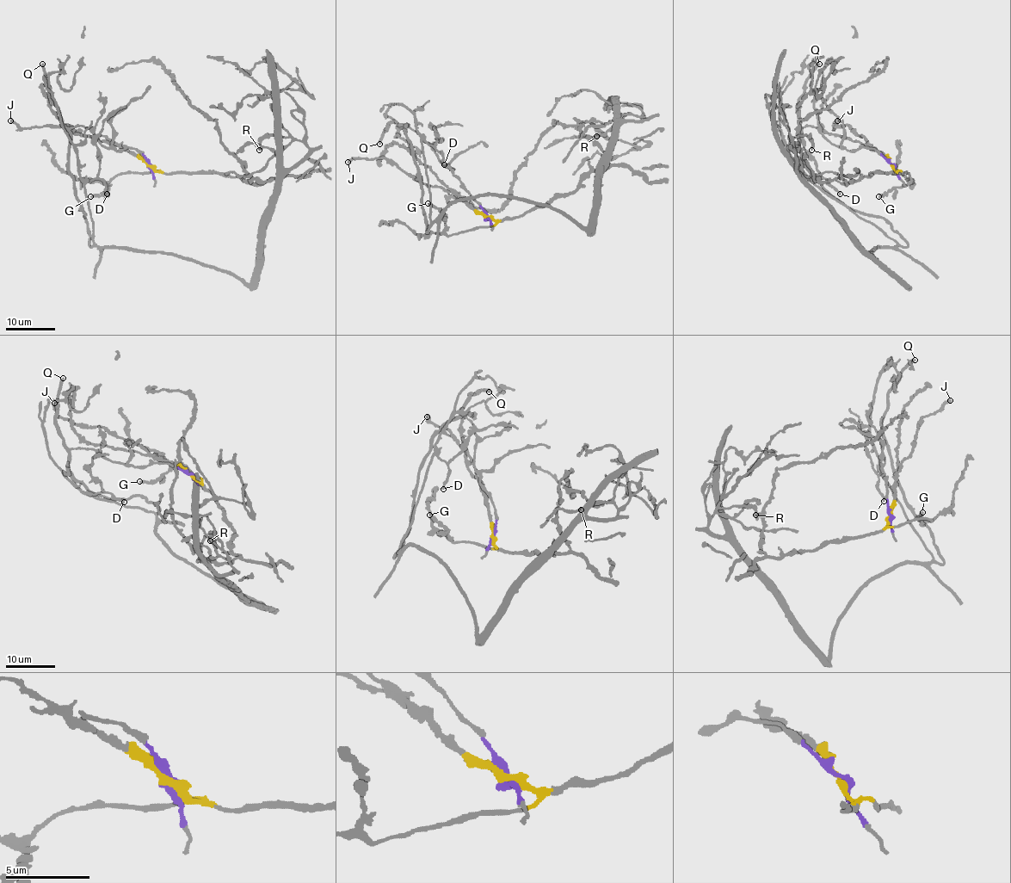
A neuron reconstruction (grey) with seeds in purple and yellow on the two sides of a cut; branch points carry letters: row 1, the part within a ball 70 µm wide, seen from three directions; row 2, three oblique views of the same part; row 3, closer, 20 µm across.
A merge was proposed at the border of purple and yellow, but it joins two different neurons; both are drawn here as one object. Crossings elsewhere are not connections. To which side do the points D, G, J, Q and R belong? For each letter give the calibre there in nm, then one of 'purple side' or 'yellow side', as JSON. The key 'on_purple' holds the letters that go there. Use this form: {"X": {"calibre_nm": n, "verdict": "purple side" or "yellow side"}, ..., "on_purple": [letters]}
{"D": {"calibre_nm": 150, "verdict": "purple side"}, "G": {"calibre_nm": 320, "verdict": "yellow side"}, "J": {"calibre_nm": 400, "verdict": "yellow side"}, "Q": {"calibre_nm": 360, "verdict": "purple side"}, "R": {"calibre_nm": 300, "verdict": "purple side"}, "on_purple": ["D", "Q", "R"]}

